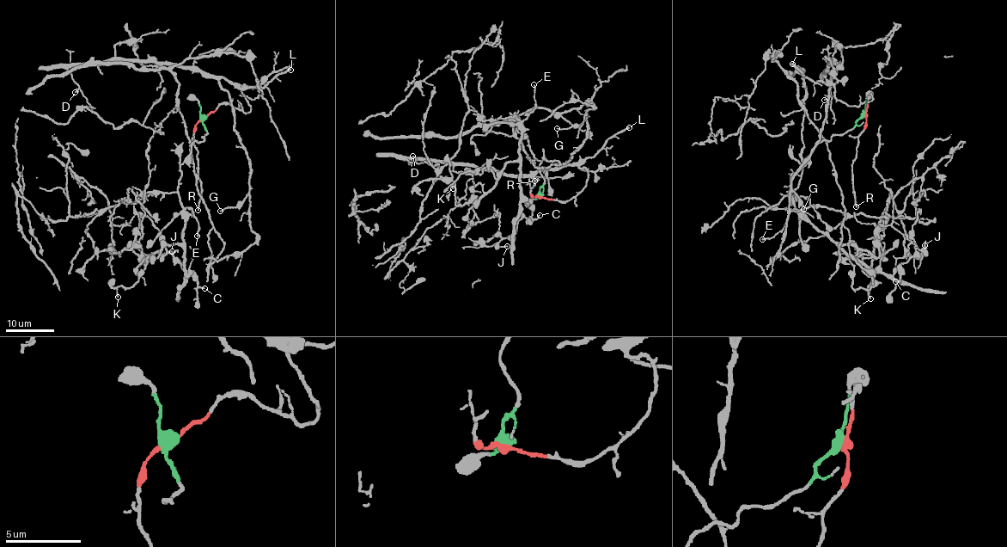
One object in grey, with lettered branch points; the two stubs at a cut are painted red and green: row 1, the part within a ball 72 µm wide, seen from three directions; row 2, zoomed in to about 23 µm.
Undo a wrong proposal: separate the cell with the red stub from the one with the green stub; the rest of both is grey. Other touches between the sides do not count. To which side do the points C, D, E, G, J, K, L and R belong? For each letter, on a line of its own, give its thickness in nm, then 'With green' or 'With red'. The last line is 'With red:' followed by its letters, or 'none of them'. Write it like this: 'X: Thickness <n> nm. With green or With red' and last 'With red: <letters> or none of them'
C: Thickness 180 nm. With green
D: Thickness 120 nm. With red
E: Thickness 140 nm. With green
G: Thickness 140 nm. With red
J: Thickness 130 nm. With green
K: Thickness 150 nm. With green
L: Thickness 300 nm. With red
R: Thickness 180 nm. With red
With red: D, G, L, R

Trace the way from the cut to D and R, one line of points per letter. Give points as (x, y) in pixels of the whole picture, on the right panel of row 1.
D: (864, 114), (868, 97), (858, 106), (835, 97), (835, 63), (825, 78), (831, 95), (824, 99)
R: (864, 114), (863, 131), (858, 137), (857, 158), (852, 163), (852, 193), (857, 206)

